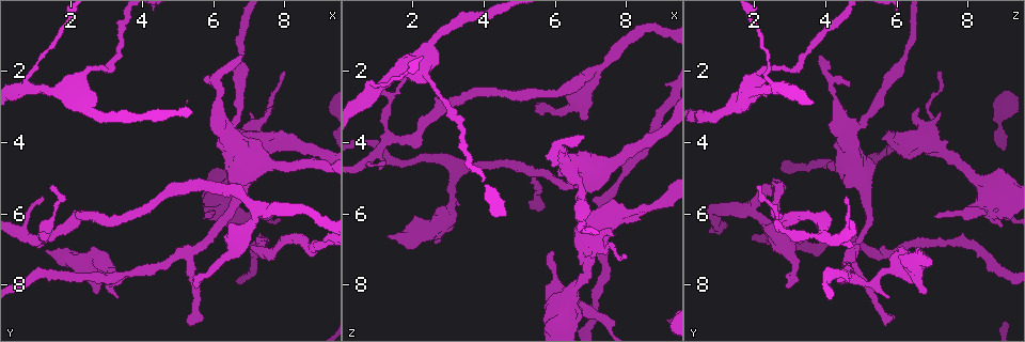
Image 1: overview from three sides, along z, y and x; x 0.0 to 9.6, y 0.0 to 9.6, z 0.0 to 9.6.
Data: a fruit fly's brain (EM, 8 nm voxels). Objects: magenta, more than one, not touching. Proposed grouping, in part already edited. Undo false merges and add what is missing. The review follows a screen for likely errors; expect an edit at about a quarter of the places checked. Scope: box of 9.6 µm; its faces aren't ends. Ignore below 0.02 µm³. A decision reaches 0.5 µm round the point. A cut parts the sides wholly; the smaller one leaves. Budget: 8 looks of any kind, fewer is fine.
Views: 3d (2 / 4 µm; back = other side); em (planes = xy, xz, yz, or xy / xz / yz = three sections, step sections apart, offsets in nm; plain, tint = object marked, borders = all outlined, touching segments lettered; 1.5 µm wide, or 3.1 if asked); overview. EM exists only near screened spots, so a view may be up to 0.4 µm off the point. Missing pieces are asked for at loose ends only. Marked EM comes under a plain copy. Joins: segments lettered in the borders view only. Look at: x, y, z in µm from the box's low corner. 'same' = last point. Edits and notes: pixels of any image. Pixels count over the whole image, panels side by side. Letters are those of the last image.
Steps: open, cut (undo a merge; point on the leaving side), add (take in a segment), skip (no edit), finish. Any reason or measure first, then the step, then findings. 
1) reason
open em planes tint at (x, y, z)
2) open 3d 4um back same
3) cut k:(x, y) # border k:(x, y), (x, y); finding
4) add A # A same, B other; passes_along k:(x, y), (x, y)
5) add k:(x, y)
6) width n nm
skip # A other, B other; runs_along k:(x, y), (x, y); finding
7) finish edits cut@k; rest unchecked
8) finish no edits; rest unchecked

three-way junction
open 3d 4um at (5.25, 7.05, 4.75)

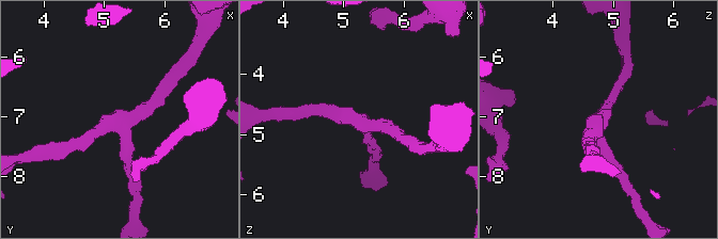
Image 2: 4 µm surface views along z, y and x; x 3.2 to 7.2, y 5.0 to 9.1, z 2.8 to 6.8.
arms 3; arm_widths 180, 190, 240 nm; shape alone is not enough
open em yz step 4 tint at (5.25, 7.10, 4.75)

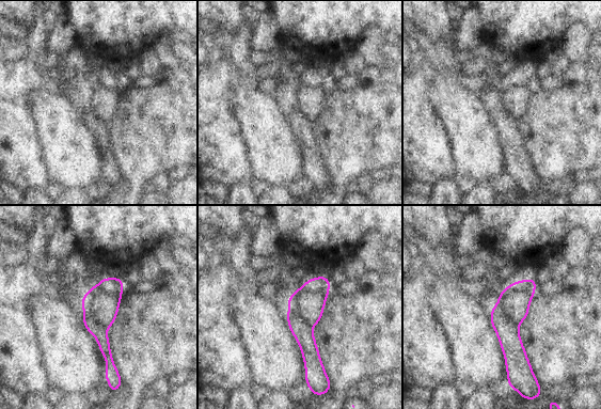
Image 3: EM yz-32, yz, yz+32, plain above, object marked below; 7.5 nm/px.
open em planes borders same

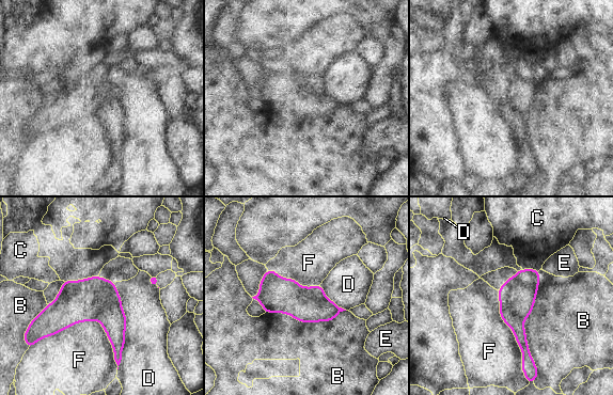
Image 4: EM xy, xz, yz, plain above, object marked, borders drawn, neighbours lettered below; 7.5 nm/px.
cut 4:(112, 318) # B other, C other, D other, E other, F other; part_leaving 4:(502, 306), (517, 325), (528, 361); two neurons meet here

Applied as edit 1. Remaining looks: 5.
an open end
open em xy step 8 borders at (1.30, 7.00, 6.60)

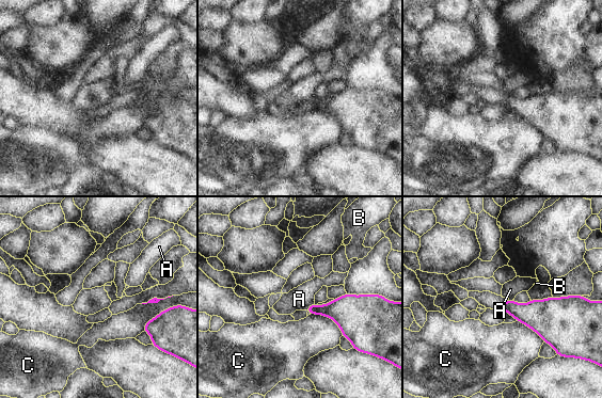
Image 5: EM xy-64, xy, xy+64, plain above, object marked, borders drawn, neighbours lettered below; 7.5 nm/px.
open em planes borders same

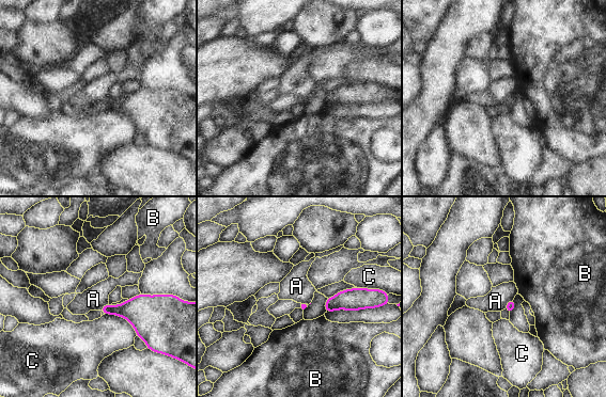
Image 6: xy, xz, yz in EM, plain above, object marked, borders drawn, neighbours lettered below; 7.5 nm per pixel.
skip # A other, B other, C other; none of them fits

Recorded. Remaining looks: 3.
thick turns thin
open em planes tint at (1.40, 6.35, 2.70)

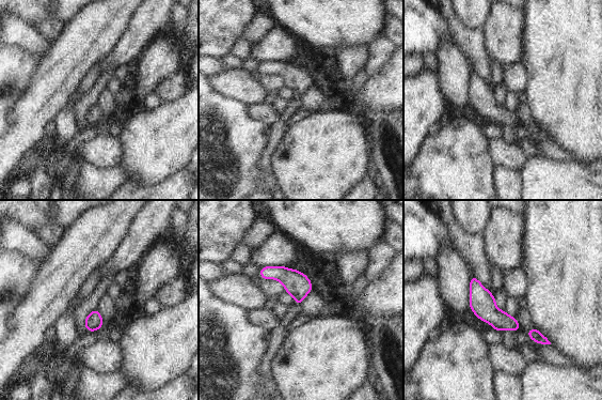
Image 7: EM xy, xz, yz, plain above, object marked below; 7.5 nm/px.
open em planes borders same

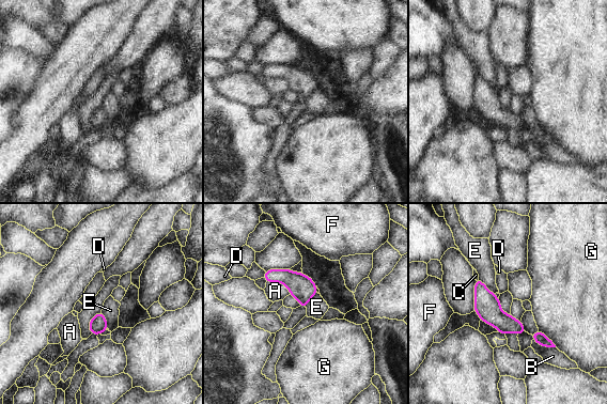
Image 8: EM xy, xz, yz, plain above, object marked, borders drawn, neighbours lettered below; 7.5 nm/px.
width 100 nm
skip # A other, B other, C other, D other, E other, F other, G other; border 8:(479, 277), (494, 294); all the same neuron

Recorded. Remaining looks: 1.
finish edits cut@4; rest unchecked

